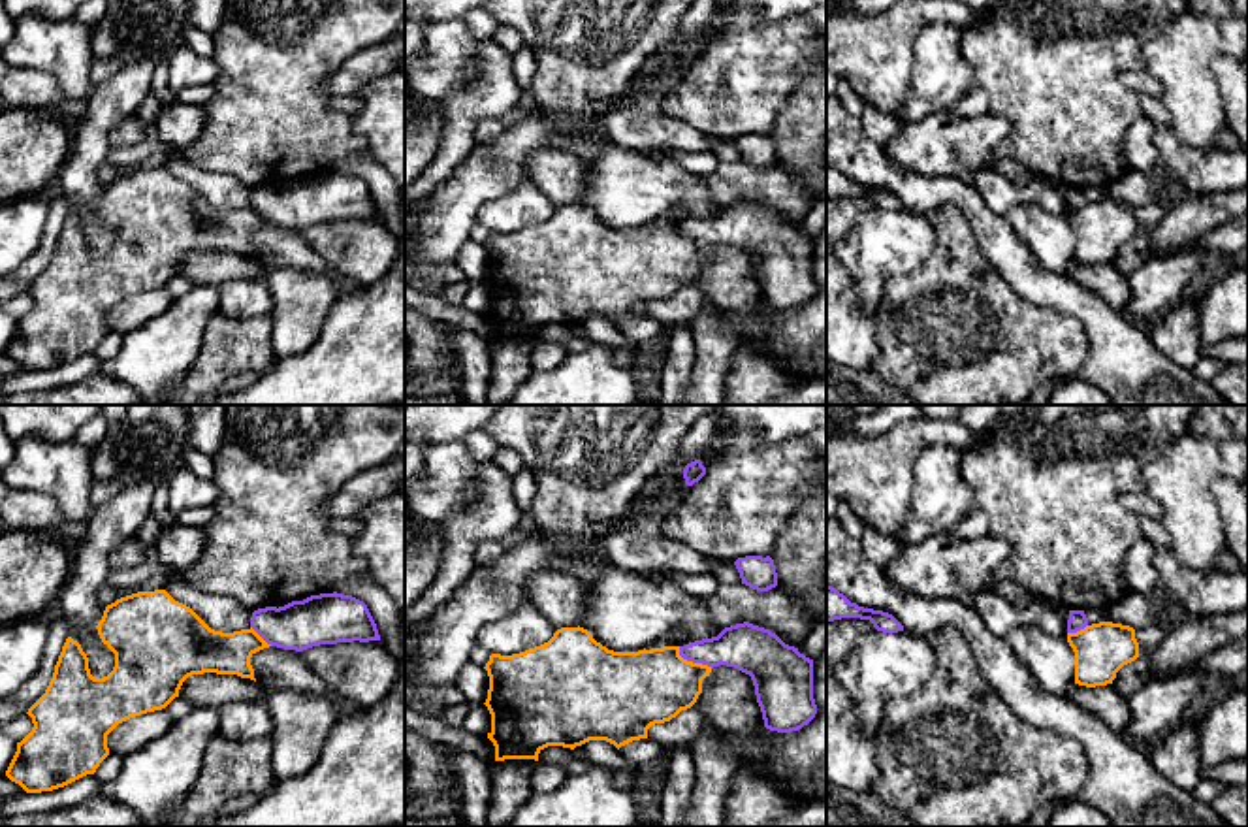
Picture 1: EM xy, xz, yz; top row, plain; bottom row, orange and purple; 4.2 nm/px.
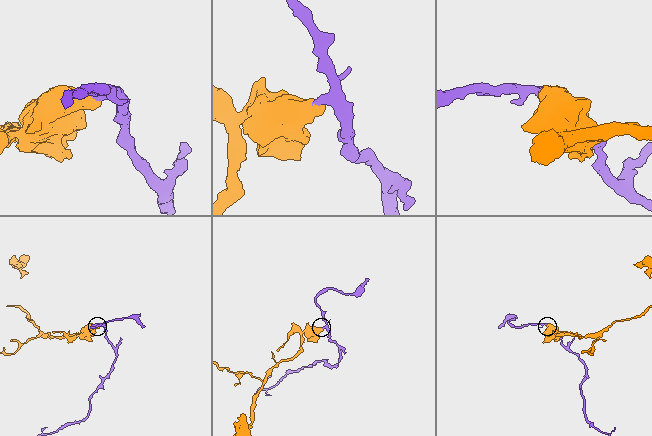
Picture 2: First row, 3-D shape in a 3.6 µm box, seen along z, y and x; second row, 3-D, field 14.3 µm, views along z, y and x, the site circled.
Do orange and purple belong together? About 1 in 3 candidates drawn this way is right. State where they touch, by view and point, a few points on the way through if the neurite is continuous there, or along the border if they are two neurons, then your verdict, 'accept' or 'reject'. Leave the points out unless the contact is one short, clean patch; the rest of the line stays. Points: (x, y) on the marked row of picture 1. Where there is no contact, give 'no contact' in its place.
xz (691, 662) | along xz (678, 647), (684, 658), (712, 667) | reject

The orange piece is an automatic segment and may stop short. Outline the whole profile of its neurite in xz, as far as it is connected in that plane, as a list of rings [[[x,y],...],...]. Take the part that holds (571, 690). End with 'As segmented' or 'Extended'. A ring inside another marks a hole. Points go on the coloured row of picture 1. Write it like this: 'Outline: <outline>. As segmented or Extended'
Outline: [[[561,627],[553,637],[520,654],[491,654],[484,667],[489,676],[486,706],[491,714],[488,738],[495,746],[495,761],[535,759],[548,746],[574,750],[589,740],[606,740],[617,750],[632,740],[648,738],[648,729],[676,718],[691,708],[702,693],[702,680],[712,667],[687,661],[680,646],[663,646],[638,652],[614,652],[593,639],[584,627]]]. As segmented

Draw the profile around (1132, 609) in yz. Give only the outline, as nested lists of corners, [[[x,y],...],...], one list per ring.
[[[1129,590],[1107,607],[1105,622],[1129,625],[1133,629],[1144,627],[1152,622],[1148,597]]]

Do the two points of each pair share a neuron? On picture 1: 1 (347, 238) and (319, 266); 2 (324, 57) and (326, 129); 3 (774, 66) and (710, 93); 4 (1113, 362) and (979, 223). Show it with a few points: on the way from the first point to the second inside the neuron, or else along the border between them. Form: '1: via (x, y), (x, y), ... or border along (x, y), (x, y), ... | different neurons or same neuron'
1: border along (300, 230), (334, 270), (358, 287) | different neurons
2: via (313, 74), (313, 112) | same neuron
3: via (759, 72), (725, 93) | same neuron
4: via (1096, 323), (1066, 294), (1043, 289), (1017, 262) | same neuron

